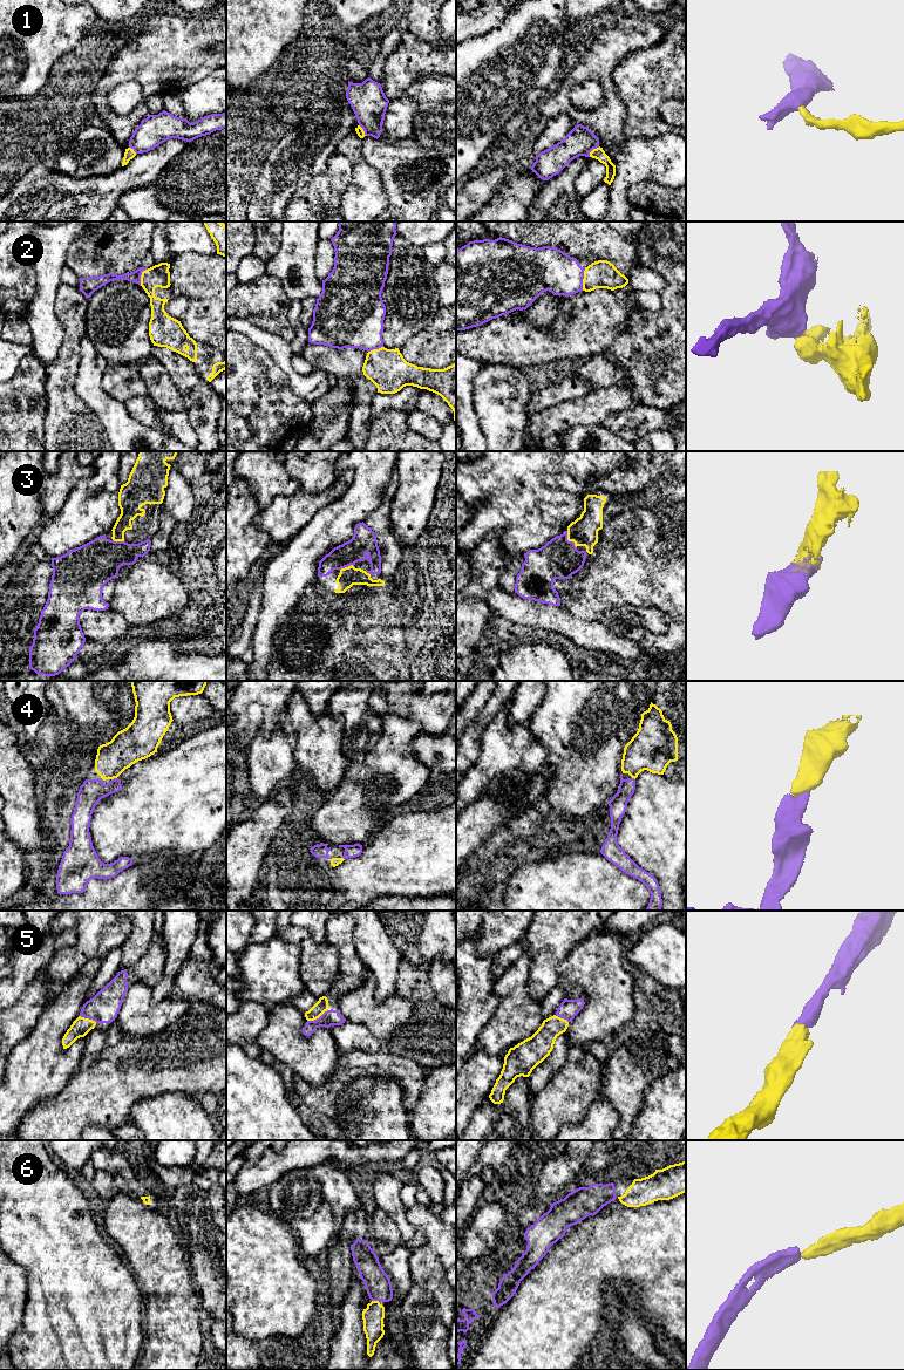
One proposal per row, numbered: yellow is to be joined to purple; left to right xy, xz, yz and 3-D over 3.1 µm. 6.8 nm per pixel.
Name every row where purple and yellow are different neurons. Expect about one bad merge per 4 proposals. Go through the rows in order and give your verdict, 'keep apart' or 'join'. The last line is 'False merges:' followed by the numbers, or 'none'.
1: keep apart
2: keep apart
3: join
4: join
5: join
6: join
False merges: 1, 2

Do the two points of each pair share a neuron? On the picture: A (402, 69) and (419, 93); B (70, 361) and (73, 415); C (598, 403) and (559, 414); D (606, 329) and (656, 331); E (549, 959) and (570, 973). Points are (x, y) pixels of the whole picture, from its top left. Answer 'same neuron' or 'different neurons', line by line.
A: different neurons
B: same neuron
C: same neuron
D: different neurons
E: different neurons

